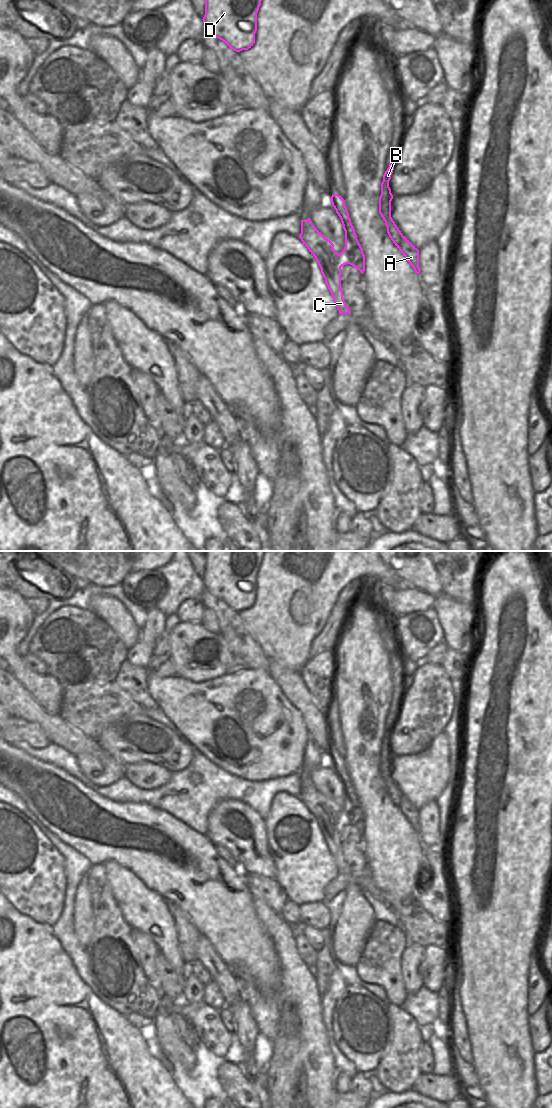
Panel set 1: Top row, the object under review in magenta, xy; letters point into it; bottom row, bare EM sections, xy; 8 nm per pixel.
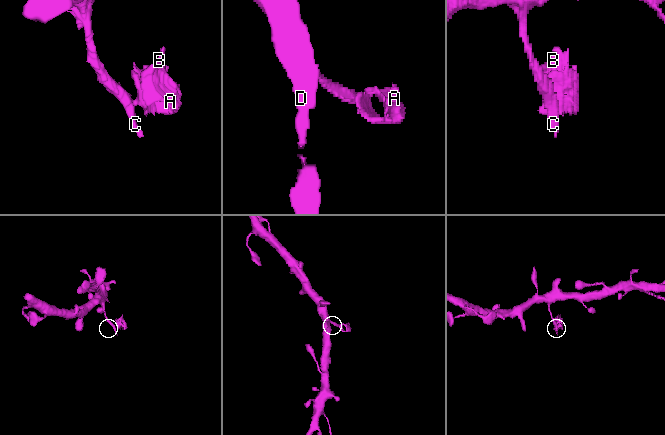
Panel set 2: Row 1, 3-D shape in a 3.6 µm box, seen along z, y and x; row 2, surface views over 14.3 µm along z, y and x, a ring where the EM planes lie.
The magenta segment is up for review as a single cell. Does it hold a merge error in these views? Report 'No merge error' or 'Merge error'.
No merge error.

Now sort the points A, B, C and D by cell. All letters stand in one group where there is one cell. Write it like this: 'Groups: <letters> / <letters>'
Groups: A B C D.

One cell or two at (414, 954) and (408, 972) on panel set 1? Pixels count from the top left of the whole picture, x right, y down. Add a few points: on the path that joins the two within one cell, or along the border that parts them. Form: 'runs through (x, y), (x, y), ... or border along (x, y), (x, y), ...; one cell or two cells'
runs through (411, 958), (410, 968); one cell

